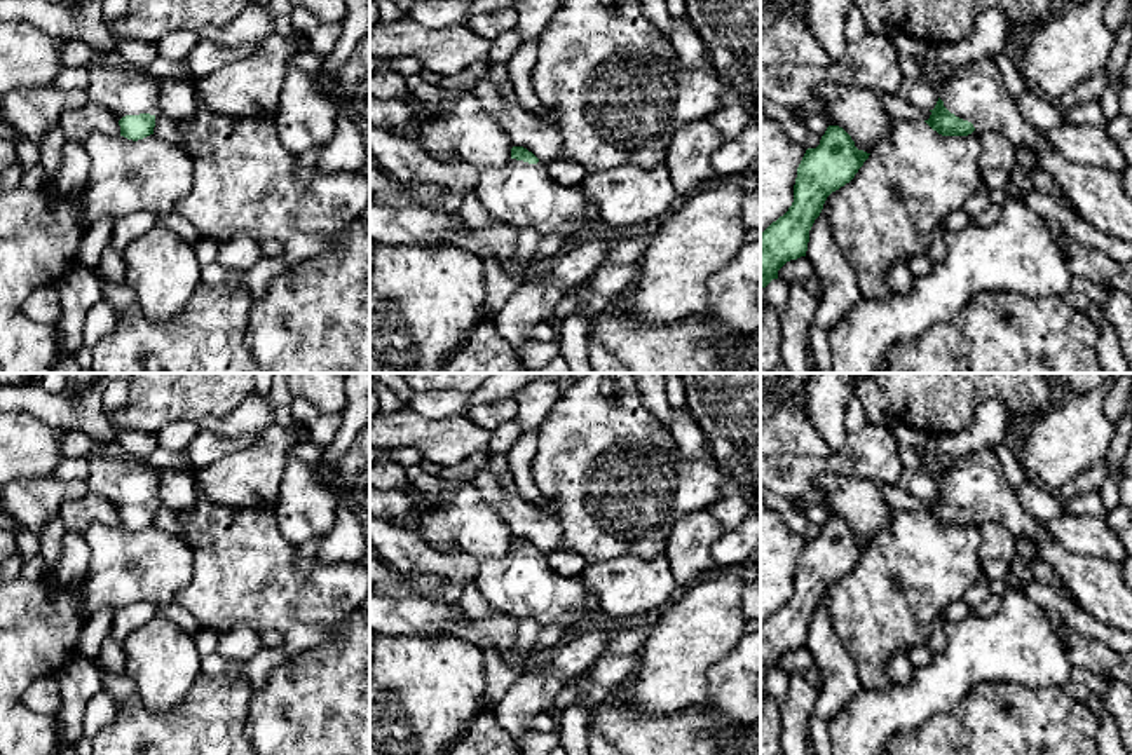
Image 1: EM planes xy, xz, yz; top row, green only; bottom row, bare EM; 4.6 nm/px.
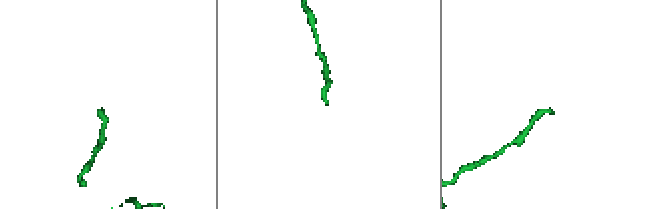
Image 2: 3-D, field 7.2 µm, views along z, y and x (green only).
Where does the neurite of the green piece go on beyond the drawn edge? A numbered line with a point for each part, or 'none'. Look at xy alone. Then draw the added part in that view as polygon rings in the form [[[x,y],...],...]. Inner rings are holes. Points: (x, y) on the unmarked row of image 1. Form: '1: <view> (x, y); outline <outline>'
1: xy (124, 482); outline [[[91,453],[87,462],[89,492],[110,500],[119,511],[126,506],[160,506],[159,471],[141,459]]]

